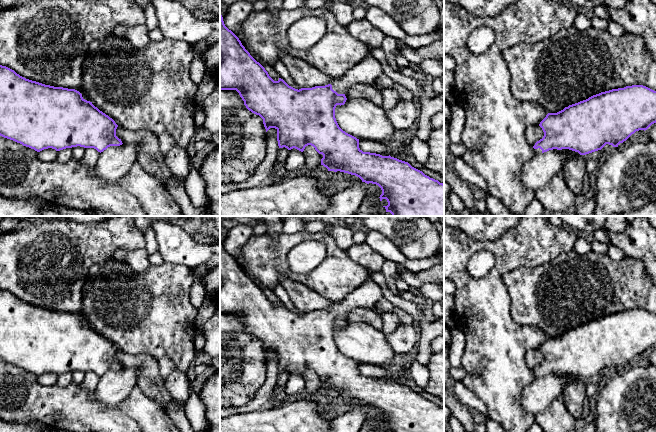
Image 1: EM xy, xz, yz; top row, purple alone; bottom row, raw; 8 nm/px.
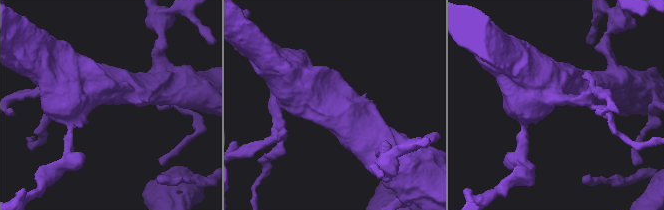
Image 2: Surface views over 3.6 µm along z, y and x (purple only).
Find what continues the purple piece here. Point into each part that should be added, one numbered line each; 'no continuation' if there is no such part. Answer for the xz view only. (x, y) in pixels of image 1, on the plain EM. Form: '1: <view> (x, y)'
1: xz (369, 294)

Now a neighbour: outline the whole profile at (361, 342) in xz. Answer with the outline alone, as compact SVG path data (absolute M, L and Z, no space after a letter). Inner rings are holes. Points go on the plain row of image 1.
M347 323L344 329L337 329L335 342L343 355L357 363L382 367L389 364L396 354L386 335L365 323Z

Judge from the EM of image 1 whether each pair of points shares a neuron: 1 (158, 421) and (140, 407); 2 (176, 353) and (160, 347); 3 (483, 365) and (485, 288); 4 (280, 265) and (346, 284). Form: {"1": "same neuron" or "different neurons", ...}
{"1": "same neuron", "2": "same neuron", "3": "same neuron", "4": "same neuron"}

